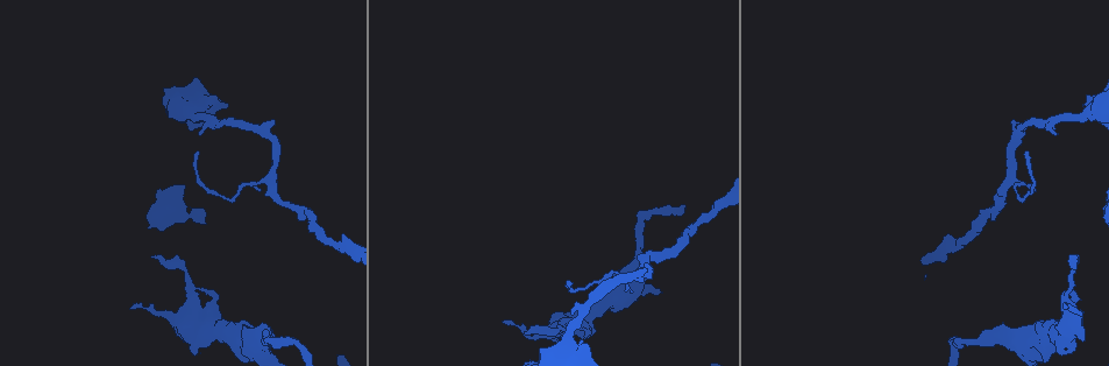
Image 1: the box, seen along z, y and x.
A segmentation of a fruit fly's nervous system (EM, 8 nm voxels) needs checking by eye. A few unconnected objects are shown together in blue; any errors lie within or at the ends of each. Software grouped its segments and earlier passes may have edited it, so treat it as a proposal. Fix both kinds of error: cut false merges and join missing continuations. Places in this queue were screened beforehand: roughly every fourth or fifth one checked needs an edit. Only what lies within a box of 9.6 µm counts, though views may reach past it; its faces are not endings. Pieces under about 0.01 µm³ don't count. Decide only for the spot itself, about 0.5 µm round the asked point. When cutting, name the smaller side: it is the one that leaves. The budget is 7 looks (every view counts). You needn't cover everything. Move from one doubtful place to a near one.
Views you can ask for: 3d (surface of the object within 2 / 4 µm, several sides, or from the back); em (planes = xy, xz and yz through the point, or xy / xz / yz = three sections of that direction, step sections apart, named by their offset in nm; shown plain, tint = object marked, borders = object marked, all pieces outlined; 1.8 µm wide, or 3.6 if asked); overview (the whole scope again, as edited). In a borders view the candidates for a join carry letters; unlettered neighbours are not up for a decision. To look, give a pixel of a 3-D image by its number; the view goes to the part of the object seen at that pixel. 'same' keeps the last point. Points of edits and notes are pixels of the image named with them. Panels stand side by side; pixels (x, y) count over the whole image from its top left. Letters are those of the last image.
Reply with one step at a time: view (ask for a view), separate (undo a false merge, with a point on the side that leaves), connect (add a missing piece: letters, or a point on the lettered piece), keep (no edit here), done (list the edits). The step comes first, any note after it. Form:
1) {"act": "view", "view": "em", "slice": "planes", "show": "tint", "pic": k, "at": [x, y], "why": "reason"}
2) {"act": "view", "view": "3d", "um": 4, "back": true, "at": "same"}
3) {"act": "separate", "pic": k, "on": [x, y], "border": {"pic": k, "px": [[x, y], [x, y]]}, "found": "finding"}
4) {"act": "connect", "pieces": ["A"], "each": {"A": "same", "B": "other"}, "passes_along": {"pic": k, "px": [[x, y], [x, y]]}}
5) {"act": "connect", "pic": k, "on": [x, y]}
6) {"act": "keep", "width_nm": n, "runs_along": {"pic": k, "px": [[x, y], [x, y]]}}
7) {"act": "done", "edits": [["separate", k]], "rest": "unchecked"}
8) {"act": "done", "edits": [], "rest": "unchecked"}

{"act": "view", "view": "3d", "um": 4, "pic": 1, "at": [132, 308], "why": "branch stops here"}

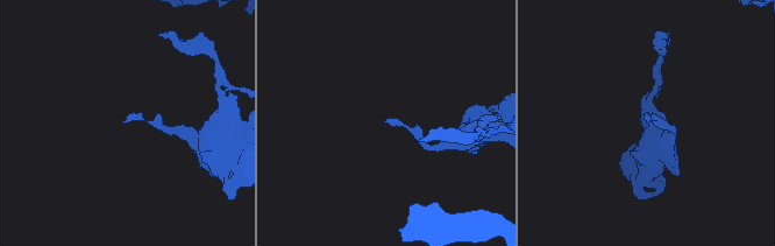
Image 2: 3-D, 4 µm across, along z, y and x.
{"act": "view", "view": "em", "slice": "planes", "show": "tint", "pic": 2, "at": [646, 120], "why": "shape alone is not enough"}

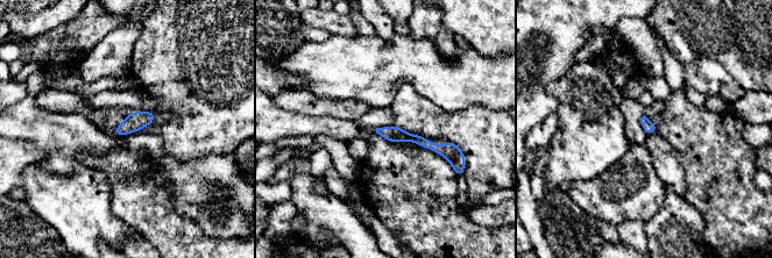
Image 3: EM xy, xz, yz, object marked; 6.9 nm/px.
{"act": "view", "view": "em", "slice": "planes", "show": "borders", "at": "same"}

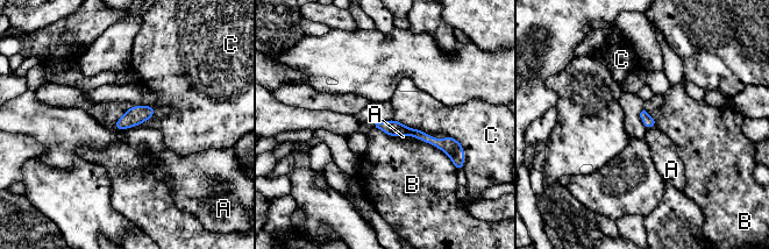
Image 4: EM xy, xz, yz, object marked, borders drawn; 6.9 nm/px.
{"act": "keep", "each": {"A": "other", "B": "other", "C": "other"}, "found": "no lettered piece goes on from it"}

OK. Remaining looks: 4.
{"act": "view", "view": "em", "um": 3.6, "slice": "planes", "show": "plain", "pic": 1, "at": [1071, 294], "why": "calibre changes"}

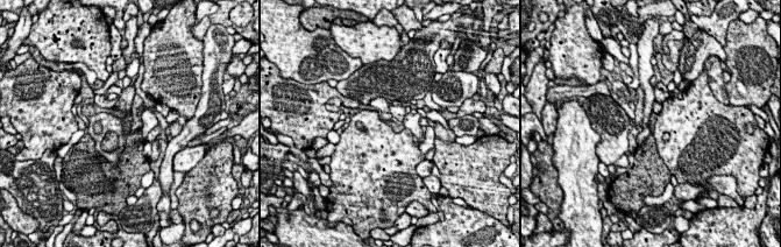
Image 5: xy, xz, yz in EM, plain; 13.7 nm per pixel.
{"act": "view", "view": "em", "um": 3.6, "slice": "planes", "show": "tint", "at": "same"}

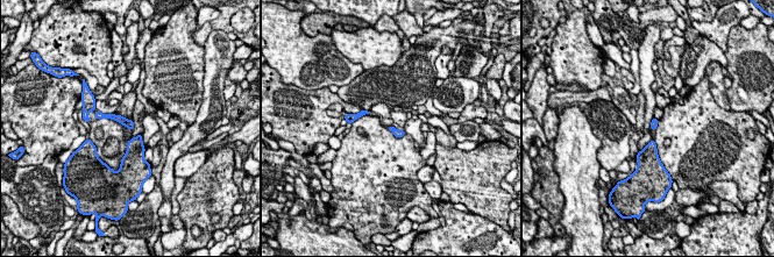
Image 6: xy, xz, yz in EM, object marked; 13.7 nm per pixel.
{"act": "view", "view": "em", "um": 3.6, "slice": "planes", "show": "borders", "at": "same"}

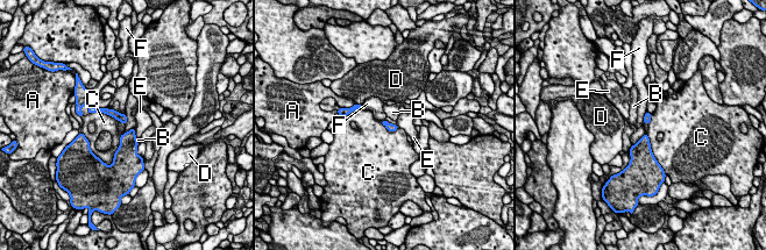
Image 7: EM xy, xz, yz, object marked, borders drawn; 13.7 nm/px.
{"act": "keep", "longest_contact_nm": ["C", 420], "each": {"A": "other", "B": "other", "C": "other", "D": "other", "E": "other", "F": "other"}, "runs_along": {"pic": 7, "px": [[92, 108], [114, 113], [123, 121]]}, "found": "continuous, no second neuron"}

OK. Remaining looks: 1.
{"act": "done", "edits": [], "rest": "unchecked"}

